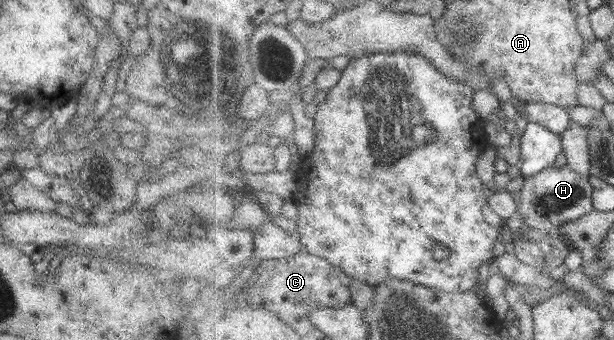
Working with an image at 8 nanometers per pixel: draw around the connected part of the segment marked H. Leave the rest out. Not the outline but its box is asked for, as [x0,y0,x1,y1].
[518,164,594,236]

